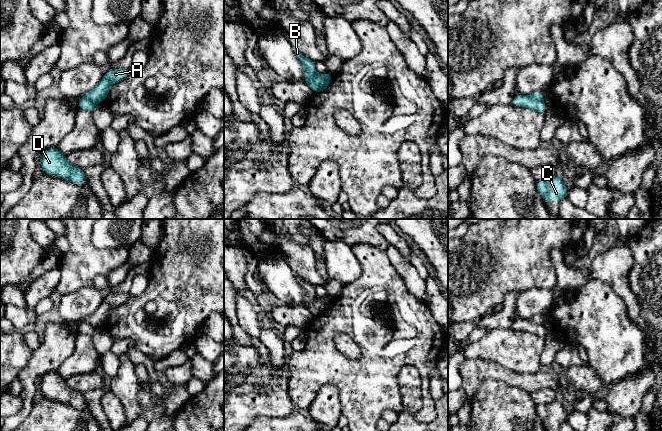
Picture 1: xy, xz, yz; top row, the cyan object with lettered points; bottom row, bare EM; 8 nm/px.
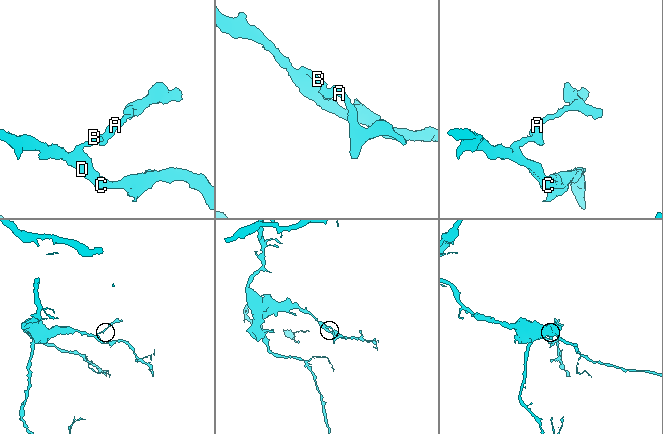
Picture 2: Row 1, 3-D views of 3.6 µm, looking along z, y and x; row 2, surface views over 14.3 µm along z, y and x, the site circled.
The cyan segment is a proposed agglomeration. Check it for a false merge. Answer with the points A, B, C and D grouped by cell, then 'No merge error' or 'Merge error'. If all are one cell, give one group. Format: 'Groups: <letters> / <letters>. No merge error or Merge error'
Groups: A / B C D. Merge error

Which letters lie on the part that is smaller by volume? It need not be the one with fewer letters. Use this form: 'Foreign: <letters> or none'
Foreign: A

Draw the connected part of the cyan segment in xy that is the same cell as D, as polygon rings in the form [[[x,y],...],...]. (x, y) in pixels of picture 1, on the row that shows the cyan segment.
[[[56,147],[46,149],[41,154],[39,164],[44,173],[50,176],[68,180],[76,185],[84,185],[87,181],[84,170],[70,164],[66,159],[66,155]]]

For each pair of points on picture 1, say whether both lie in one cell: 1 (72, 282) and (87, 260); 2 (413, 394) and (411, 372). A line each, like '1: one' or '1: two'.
1: one
2: one

